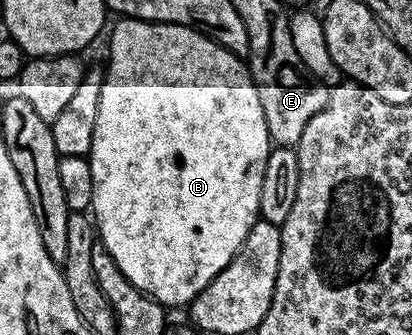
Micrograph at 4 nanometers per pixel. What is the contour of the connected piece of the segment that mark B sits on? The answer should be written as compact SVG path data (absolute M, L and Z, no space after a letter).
M120 17L117 22L117 25L112 29L112 38L108 41L108 65L106 64L102 95L98 99L98 119L94 119L94 143L92 144L91 153L87 156L90 163L90 175L94 175L94 195L92 196L90 213L94 218L94 228L98 234L99 241L104 244L106 251L110 251L110 255L114 259L114 263L118 263L122 275L126 275L126 279L130 279L130 283L134 283L134 287L138 287L143 293L151 293L156 298L157 303L165 307L171 307L171 305L184 305L184 307L188 307L191 306L193 299L236 258L236 252L242 247L242 243L246 239L250 227L260 217L262 179L264 178L270 152L270 138L268 136L268 128L266 127L266 115L262 111L262 103L258 99L256 84L253 83L252 74L246 68L245 62L243 65L240 62L243 60L237 54L231 53L229 49L222 47L219 43L212 40L211 37L207 37L205 33L201 33L199 29L193 29L190 25L168 25L164 21L139 21L137 17Z

